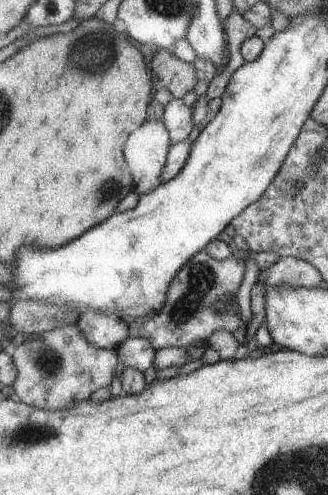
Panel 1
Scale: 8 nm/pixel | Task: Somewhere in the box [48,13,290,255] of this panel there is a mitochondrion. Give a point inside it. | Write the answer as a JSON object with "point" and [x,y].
{"point":[91,58]}

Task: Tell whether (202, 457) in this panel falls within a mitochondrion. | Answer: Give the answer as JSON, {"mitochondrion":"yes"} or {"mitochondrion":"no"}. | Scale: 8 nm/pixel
{"mitochondrion":"no"}

